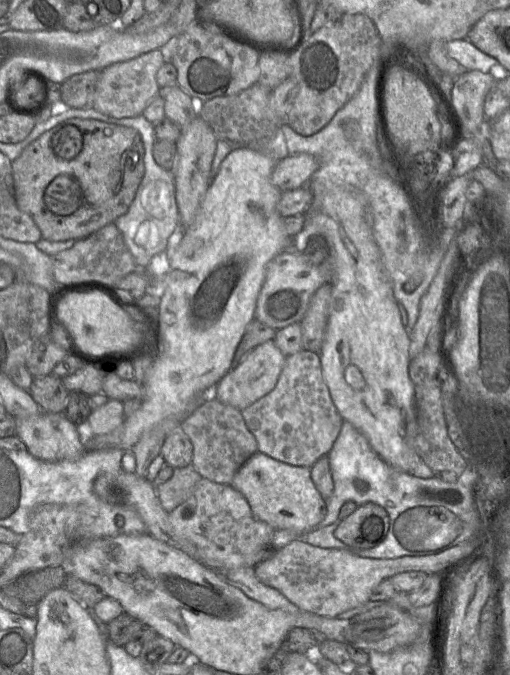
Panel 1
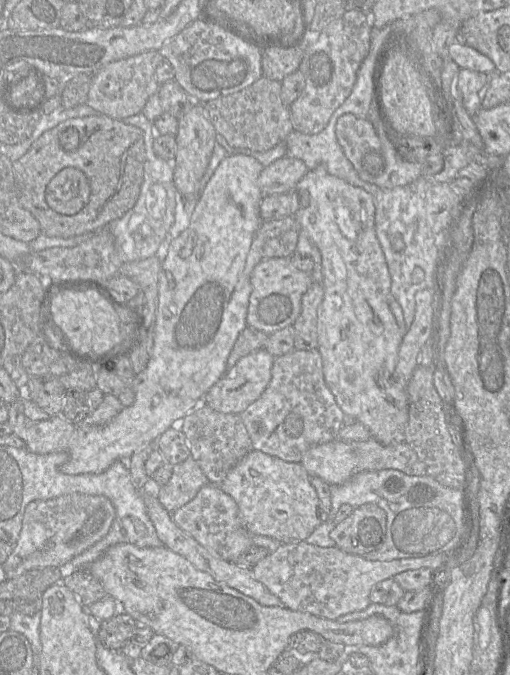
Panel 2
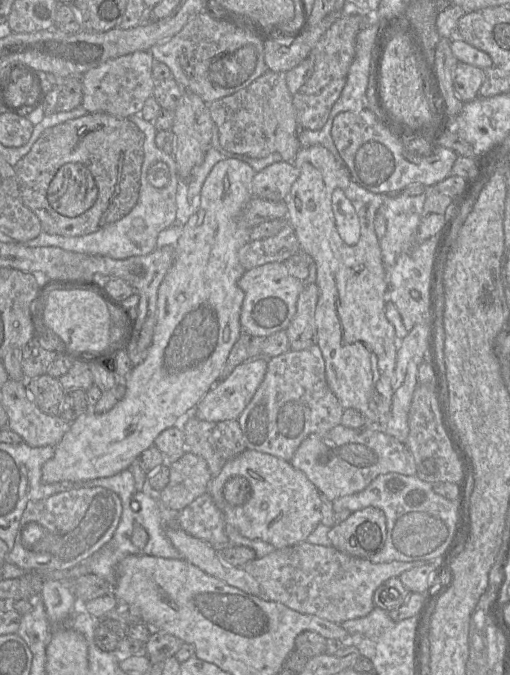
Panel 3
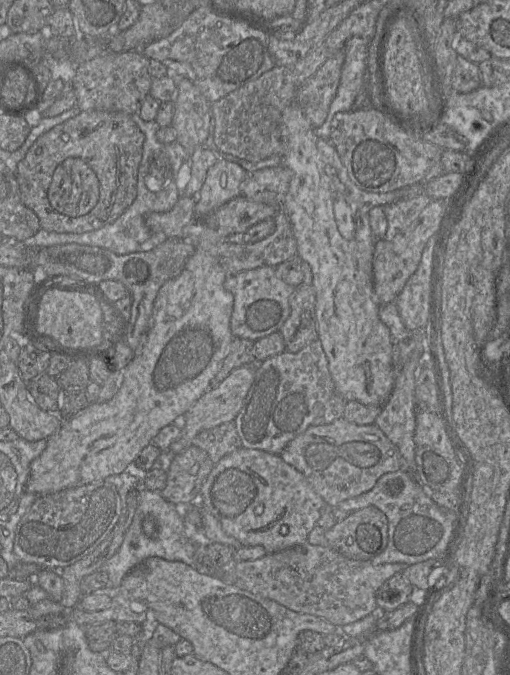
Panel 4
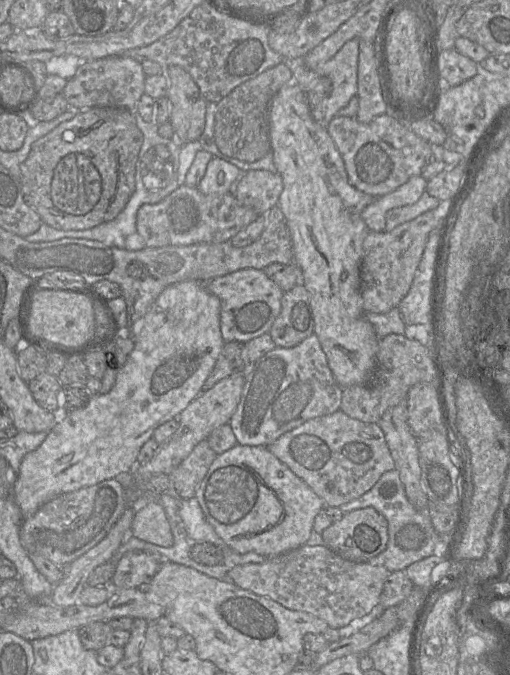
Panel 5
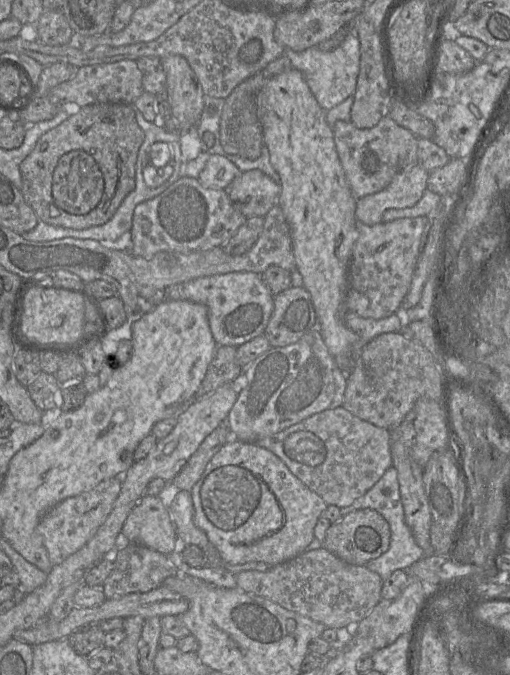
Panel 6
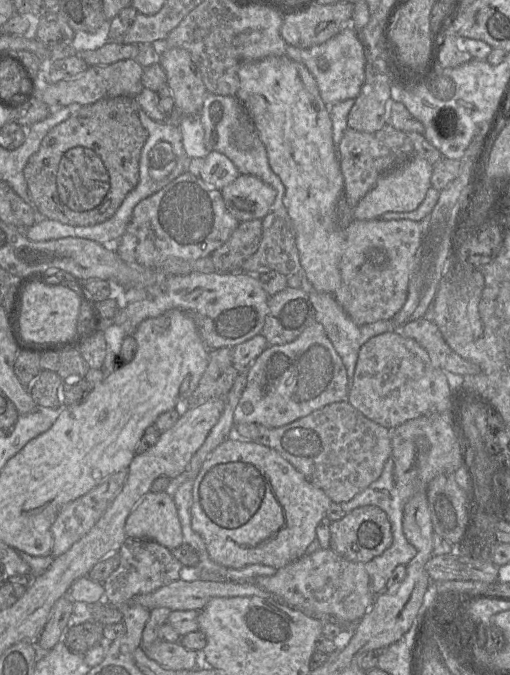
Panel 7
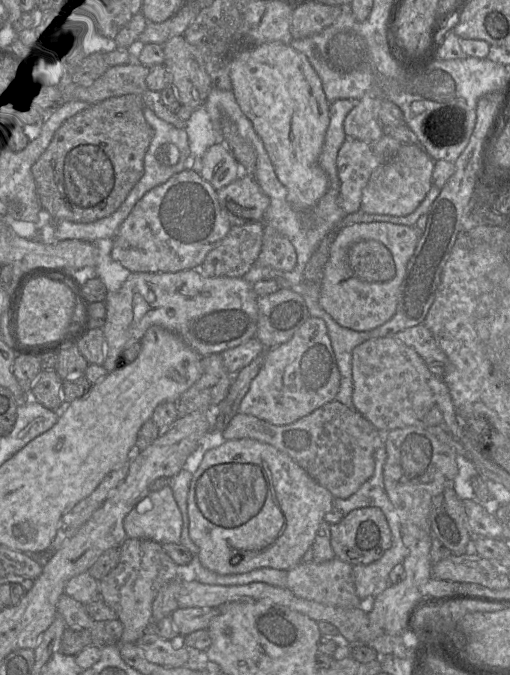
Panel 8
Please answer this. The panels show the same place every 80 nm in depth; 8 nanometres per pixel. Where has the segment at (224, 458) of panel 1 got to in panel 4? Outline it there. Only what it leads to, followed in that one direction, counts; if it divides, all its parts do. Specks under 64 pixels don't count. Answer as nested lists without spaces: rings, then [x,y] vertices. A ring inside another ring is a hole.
[[[234,422],[202,431],[194,438],[192,445],[206,451],[214,464],[243,447]]]

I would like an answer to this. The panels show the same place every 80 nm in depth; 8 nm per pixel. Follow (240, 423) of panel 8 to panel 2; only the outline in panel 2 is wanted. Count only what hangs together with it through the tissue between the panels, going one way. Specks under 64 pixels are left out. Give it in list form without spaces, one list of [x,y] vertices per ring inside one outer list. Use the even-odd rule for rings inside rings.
[[[373,437],[363,442],[346,442],[336,439],[316,445],[304,454],[300,464],[310,477],[319,477],[331,486],[344,484],[354,475],[364,471],[396,469],[408,476],[427,475],[425,464],[419,460],[415,451],[407,443],[383,445]]]

